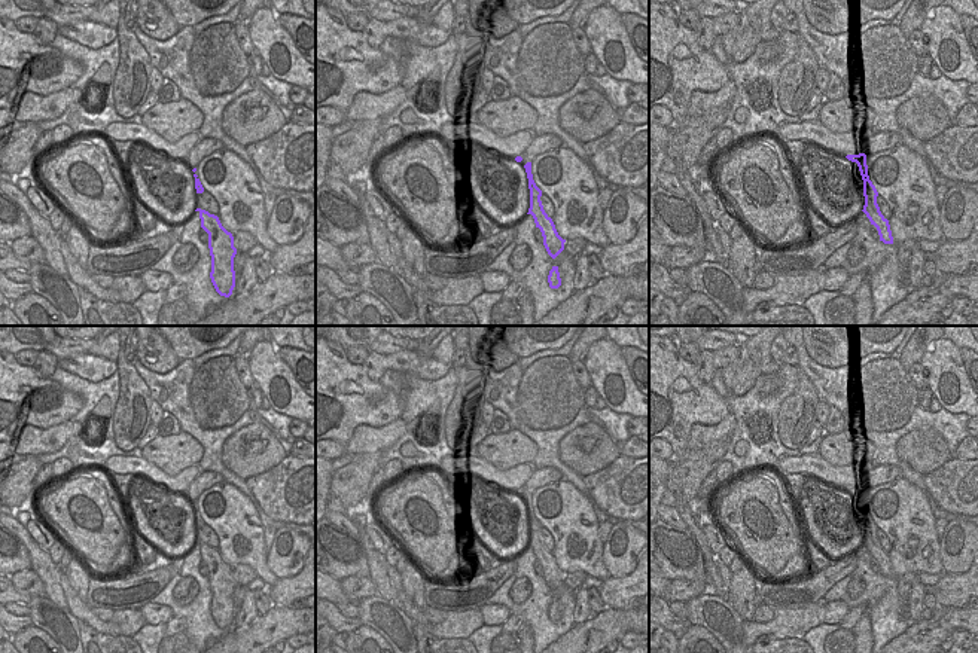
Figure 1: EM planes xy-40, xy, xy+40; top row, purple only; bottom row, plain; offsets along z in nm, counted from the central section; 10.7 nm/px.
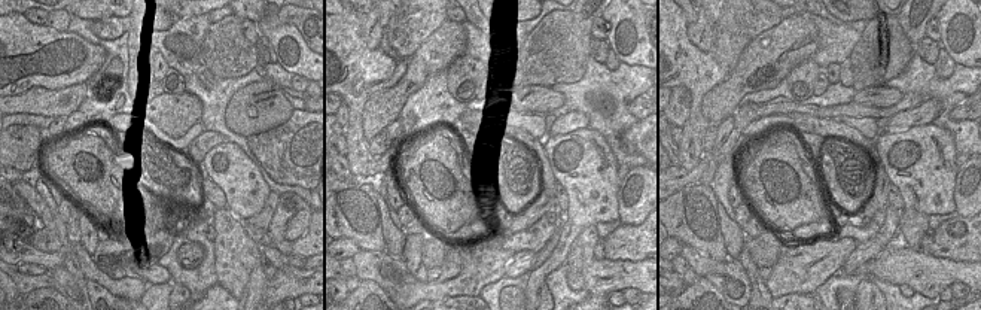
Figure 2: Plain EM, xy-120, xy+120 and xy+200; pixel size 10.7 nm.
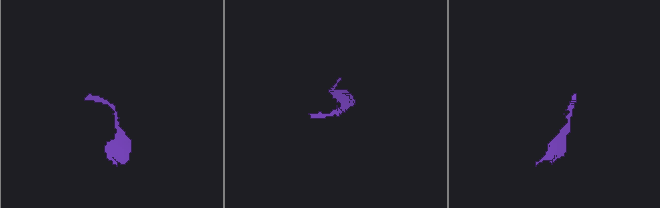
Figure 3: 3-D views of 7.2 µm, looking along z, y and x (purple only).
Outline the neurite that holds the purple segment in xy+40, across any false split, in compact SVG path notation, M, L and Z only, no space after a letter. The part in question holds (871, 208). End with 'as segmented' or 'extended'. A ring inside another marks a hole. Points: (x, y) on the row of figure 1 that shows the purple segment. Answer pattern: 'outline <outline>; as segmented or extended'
outline M847 155L846 158L857 164L863 180L865 205L862 211L869 219L871 225L877 228L880 241L883 241L884 244L893 244L889 220L881 214L880 207L877 204L878 192L868 176L866 155Z; as segmented

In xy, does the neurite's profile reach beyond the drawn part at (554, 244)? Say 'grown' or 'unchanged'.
unchanged

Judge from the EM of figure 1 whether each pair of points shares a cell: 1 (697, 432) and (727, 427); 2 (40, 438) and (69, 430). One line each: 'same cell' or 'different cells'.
1: same cell
2: same cell

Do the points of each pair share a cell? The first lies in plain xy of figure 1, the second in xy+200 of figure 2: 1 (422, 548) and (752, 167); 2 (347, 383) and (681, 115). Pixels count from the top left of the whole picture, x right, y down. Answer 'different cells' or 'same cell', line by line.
1: same cell
2: different cells

